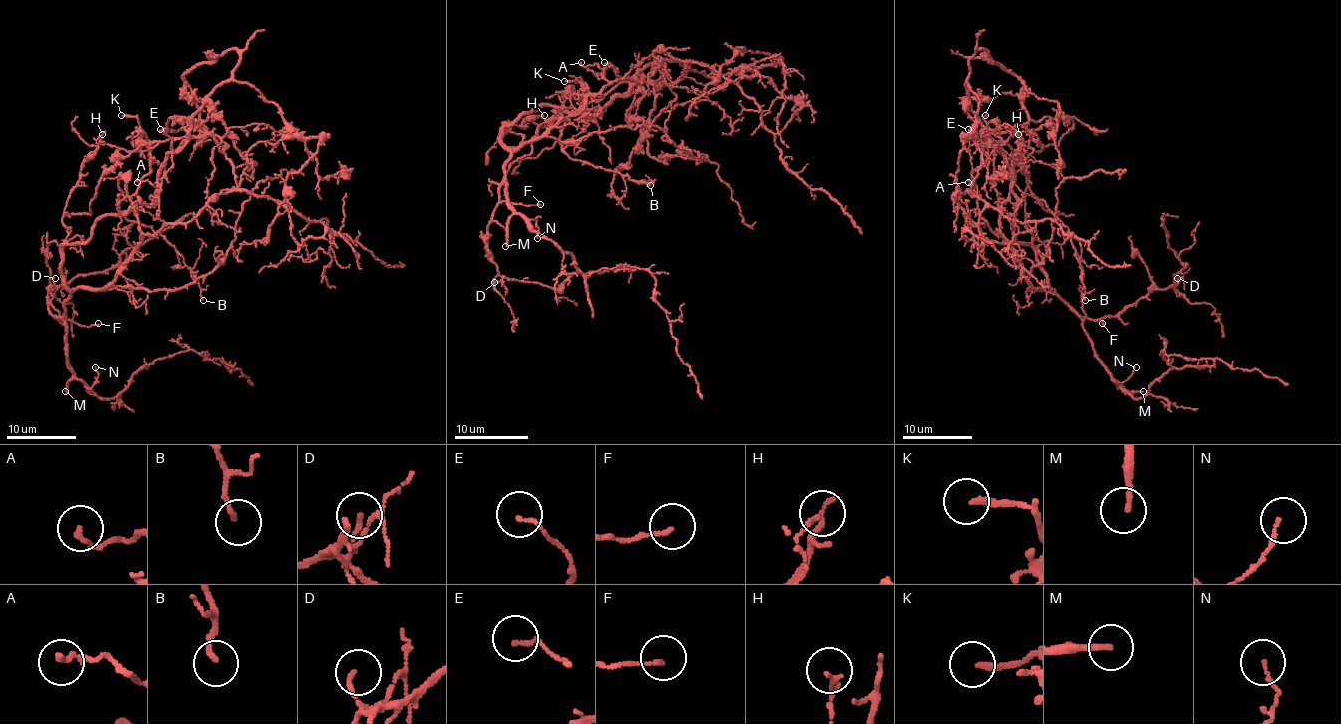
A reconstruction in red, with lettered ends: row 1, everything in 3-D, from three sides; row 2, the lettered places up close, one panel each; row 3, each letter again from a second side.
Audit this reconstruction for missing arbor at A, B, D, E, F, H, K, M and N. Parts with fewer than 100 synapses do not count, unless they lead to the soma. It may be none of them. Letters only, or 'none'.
M

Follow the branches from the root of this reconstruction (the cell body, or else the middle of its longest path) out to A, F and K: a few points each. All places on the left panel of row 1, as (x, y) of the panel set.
A: (140, 238), (144, 234), (154, 234), (163, 222), (160, 218), (160, 189), (147, 182), (137, 182)
F: (140, 238), (126, 265), (109, 283), (77, 288), (65, 302), (60, 320), (83, 327), (98, 323)
K: (140, 238), (154, 234), (163, 224), (161, 178), (186, 141), (151, 141), (135, 117), (121, 115)

